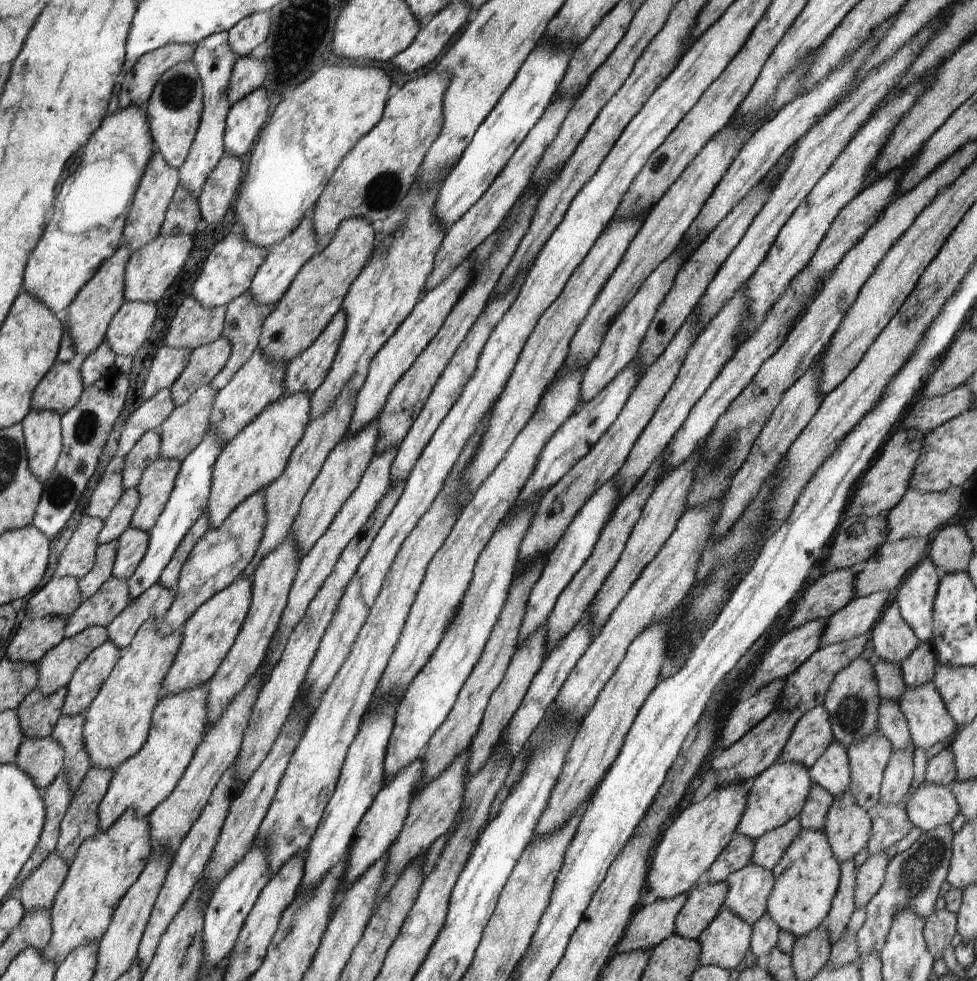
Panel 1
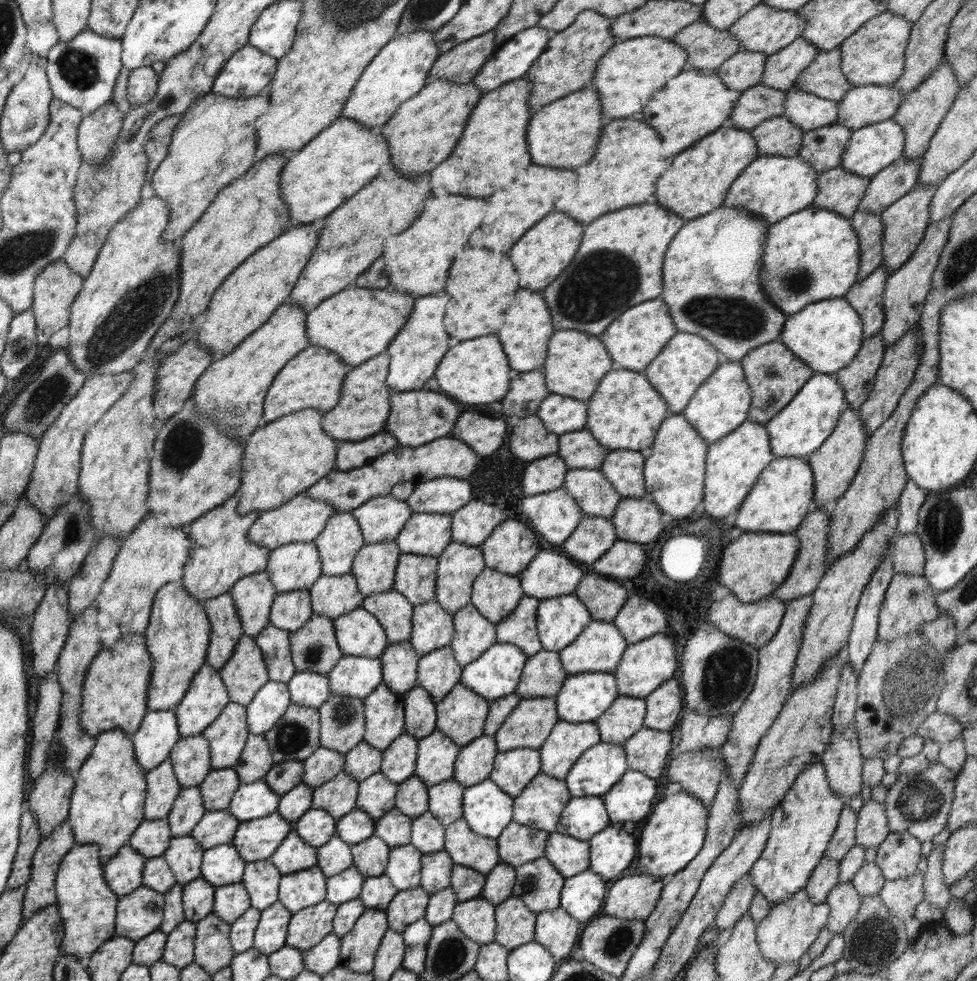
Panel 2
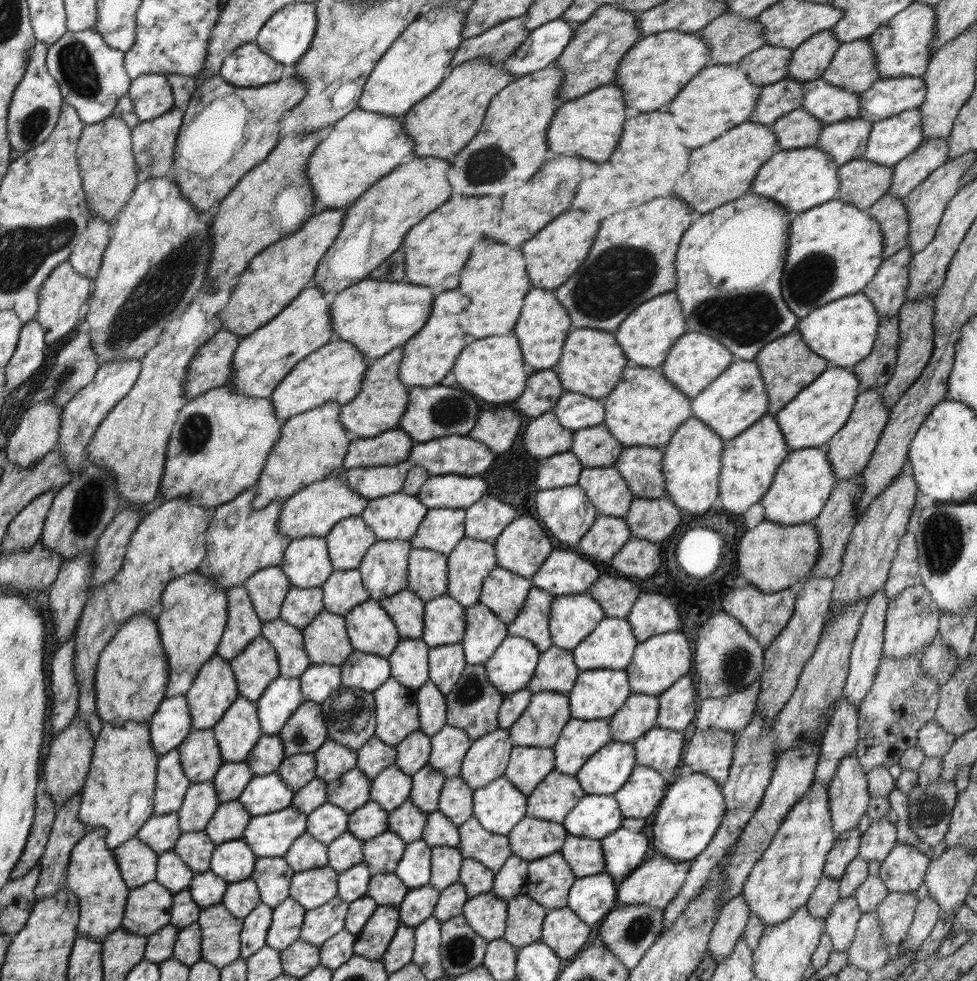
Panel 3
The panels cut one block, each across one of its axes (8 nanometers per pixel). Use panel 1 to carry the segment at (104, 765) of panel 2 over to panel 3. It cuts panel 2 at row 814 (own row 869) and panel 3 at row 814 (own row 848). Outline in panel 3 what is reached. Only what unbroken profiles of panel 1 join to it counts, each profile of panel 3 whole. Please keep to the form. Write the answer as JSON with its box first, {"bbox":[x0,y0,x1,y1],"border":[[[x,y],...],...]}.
{"bbox":[78,722,160,849],"border":[[[132,722],[116,727],[103,723],[98,738],[95,738],[90,770],[81,789],[81,803],[78,819],[89,829],[103,827],[107,831],[106,848],[115,849],[127,840],[137,836],[142,825],[153,815],[153,802],[156,788],[157,764],[160,756],[151,746],[149,723]]]}

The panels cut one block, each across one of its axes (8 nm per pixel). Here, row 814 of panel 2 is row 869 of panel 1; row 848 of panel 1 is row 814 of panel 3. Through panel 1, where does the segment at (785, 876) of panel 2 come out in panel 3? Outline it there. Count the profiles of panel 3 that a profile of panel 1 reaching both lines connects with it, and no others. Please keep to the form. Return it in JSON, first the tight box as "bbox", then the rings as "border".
{"bbox":[741,782,836,926],"border":[[[813,782],[809,791],[787,812],[779,827],[774,840],[751,868],[741,892],[749,912],[757,914],[765,926],[788,920],[793,912],[804,907],[824,875],[827,854],[836,840],[827,786]]]}

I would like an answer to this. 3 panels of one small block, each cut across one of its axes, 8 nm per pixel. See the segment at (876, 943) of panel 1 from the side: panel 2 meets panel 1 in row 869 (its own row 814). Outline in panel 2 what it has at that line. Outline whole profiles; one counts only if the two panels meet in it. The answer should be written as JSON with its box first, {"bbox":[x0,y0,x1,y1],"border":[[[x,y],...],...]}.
{"bbox":[884,763,956,844],"border":[[[940,763],[922,772],[899,772],[897,780],[887,790],[884,802],[888,827],[892,833],[906,832],[921,844],[932,841],[947,826],[947,818],[954,800],[956,775]]]}

